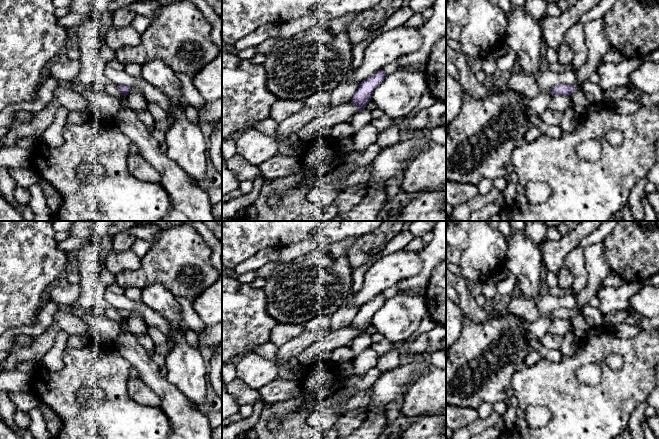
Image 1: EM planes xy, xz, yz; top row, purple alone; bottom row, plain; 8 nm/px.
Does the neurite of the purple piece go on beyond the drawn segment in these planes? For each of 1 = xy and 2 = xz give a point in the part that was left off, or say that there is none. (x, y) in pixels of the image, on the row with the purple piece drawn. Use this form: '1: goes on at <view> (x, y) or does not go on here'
1: does not go on here
2: does not go on here

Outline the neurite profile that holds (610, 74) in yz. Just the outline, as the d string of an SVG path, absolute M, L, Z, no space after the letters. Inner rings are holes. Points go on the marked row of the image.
M635 57L623 59L618 63L599 62L596 72L599 75L599 87L606 91L614 86L630 85L630 75L641 64L643 59Z

